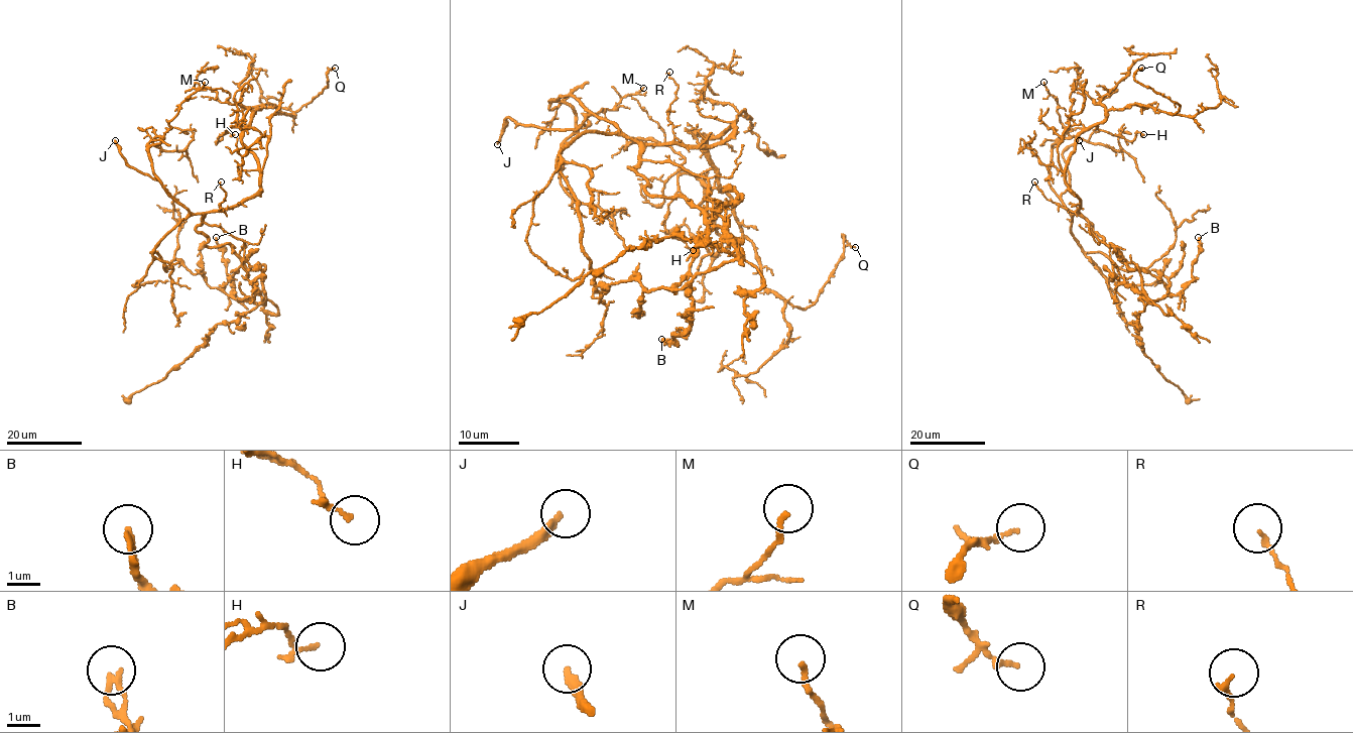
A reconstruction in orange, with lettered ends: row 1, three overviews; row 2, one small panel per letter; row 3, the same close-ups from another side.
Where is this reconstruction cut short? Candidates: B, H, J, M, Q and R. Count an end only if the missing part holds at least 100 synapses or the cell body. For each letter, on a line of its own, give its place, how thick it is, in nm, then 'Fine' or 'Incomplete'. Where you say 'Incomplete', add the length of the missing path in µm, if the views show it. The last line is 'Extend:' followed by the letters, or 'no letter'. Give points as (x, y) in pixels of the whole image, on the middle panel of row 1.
B: Place: (661, 339). Thickness 180 nm. Fine
H: Place: (693, 250). Thickness 100 nm. Fine
J: Place: (497, 144). Thickness 240 nm. Incomplete. Missing length about 50 µm
M: Place: (643, 88). Thickness 160 nm. Fine
Q: Place: (855, 247). Thickness 170 nm. Fine
R: Place: (669, 72). Thickness 140 nm. Fine
Extend: J

